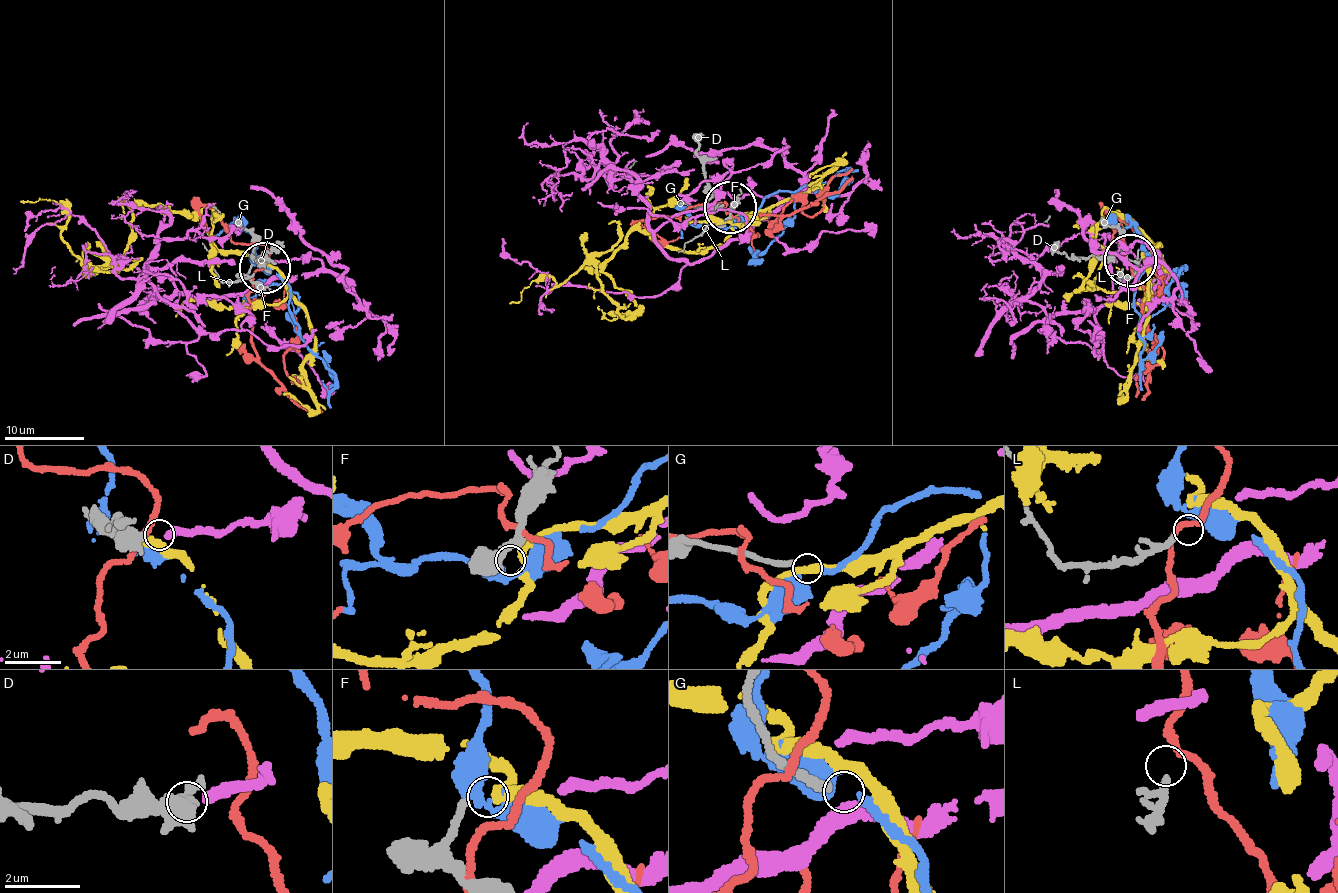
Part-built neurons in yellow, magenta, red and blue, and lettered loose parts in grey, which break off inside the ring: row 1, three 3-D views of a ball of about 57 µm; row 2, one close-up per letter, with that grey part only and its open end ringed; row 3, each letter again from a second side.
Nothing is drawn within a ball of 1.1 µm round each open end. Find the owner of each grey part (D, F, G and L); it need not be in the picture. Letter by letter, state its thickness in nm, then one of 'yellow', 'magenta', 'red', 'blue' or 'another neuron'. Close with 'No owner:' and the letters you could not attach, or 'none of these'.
D: 480 nm | magenta
F: 170 nm | yellow
G: 220 nm | another neuron
L: 140 nm | another neuron
No owner: G, L

